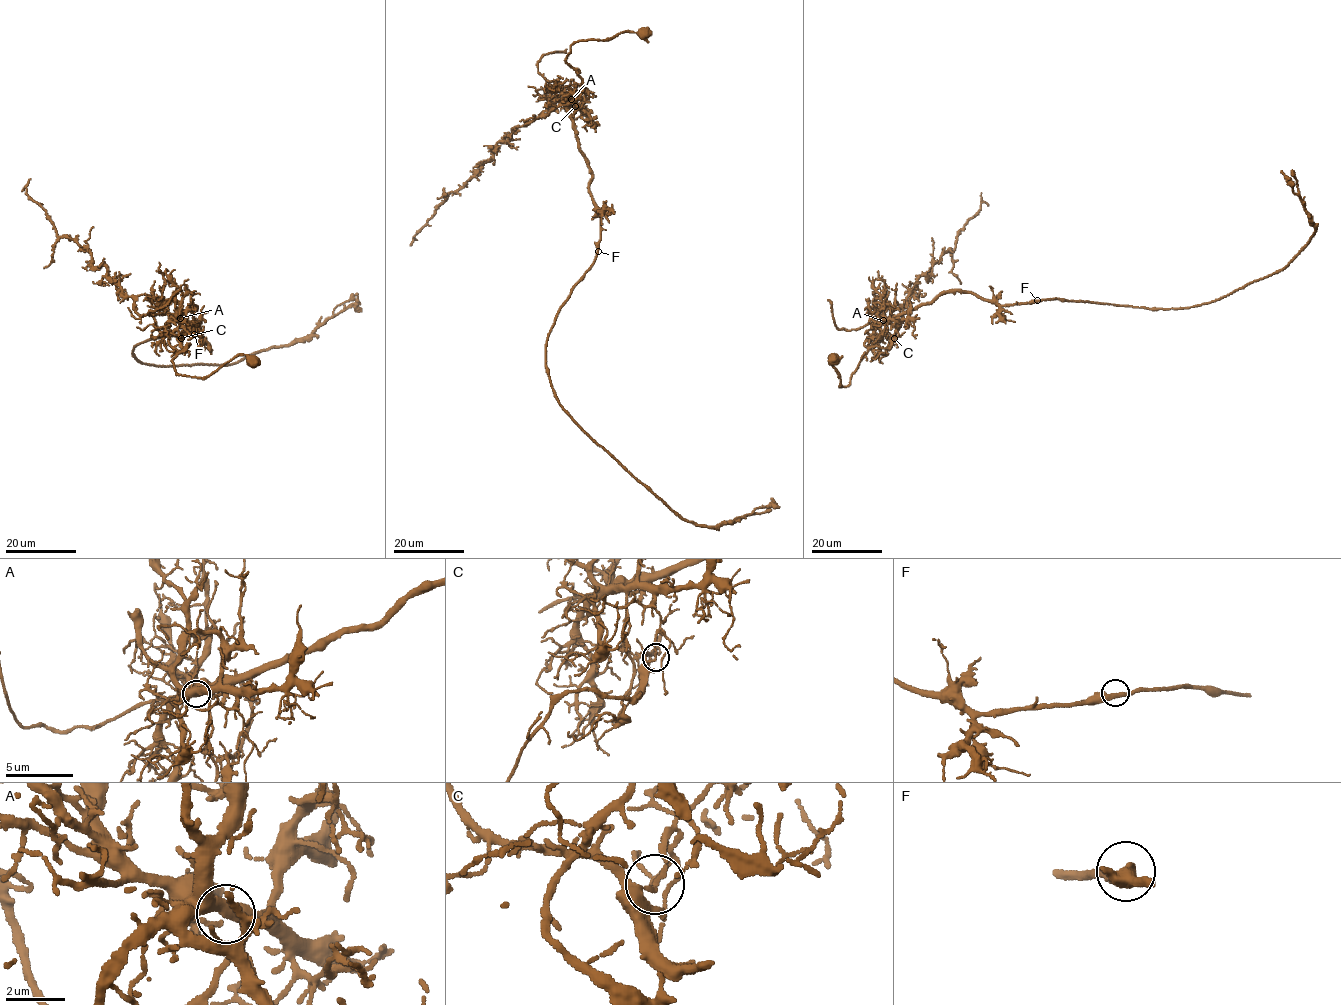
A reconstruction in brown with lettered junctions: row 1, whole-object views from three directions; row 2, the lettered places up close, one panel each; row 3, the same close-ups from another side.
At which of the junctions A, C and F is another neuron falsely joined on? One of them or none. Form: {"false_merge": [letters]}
{"false_merge": ["C"]}

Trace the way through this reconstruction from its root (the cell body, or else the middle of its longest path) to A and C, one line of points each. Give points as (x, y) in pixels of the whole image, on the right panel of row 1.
A: (1037, 301), (998, 305), (972, 293), (946, 291), (932, 303), (883, 320)
C: (1037, 301), (998, 305), (972, 293), (942, 292), (932, 303), (885, 319), (894, 322), (894, 337)

